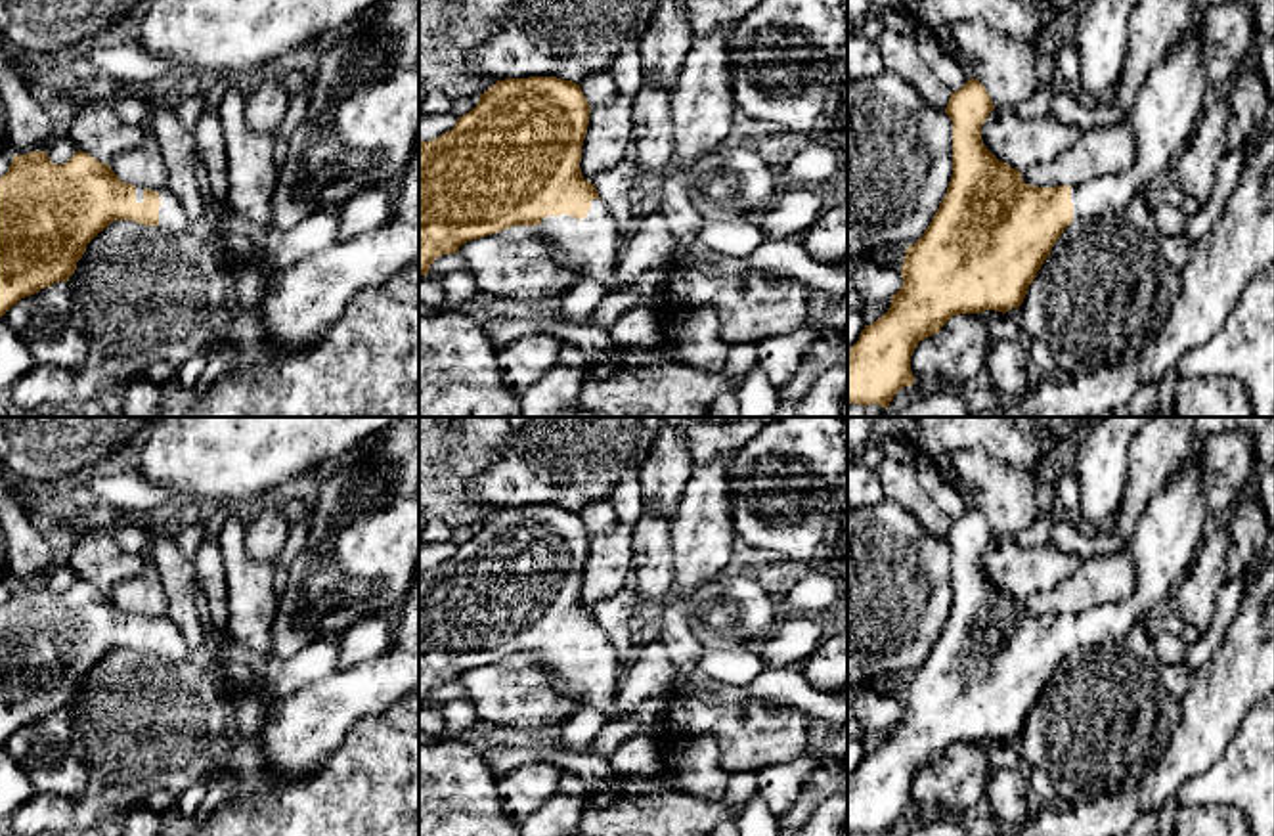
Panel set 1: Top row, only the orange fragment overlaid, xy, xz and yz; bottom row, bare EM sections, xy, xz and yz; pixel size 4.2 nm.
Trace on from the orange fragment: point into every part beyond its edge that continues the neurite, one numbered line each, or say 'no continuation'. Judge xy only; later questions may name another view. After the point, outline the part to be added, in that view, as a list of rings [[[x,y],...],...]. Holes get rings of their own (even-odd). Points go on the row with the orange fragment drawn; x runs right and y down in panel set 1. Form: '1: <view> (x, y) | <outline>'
1: xy (173, 219) | [[[168,187],[157,189],[161,197],[159,230],[178,233],[189,228],[187,216],[176,195]]]

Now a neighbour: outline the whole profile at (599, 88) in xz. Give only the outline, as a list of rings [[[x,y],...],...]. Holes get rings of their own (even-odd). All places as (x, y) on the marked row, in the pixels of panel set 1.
[[[597,71],[587,75],[580,82],[580,88],[591,107],[610,103],[620,94],[610,71]]]

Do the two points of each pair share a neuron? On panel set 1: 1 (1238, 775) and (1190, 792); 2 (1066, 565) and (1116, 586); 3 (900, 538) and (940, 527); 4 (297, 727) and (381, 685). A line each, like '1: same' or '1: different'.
1: same
2: different
3: different
4: same

